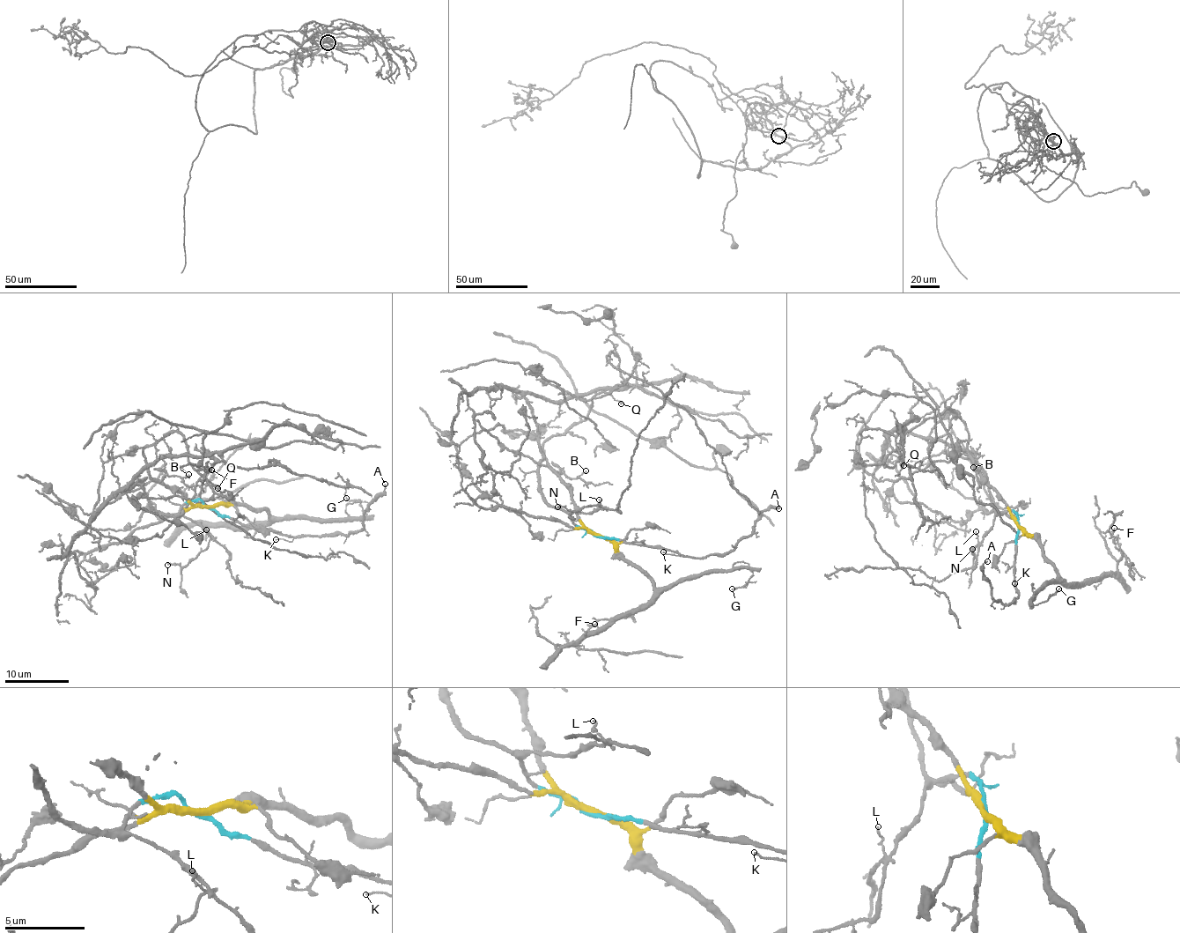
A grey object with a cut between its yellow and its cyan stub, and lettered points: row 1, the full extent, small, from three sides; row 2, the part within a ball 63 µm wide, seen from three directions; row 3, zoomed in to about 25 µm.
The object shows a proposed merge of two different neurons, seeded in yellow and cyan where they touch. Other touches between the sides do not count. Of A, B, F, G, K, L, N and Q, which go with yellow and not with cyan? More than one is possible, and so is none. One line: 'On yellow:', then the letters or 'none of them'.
On yellow: B, F, G, Q

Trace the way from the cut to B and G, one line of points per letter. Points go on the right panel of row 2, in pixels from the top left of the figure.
B: (1018, 525), (1013, 514), (977, 468), (977, 462), (979, 469), (972, 468)
G: (1018, 525), (1034, 536), (1057, 575), (1056, 581), (1036, 591), (1031, 603), (1038, 604), (1059, 588)

